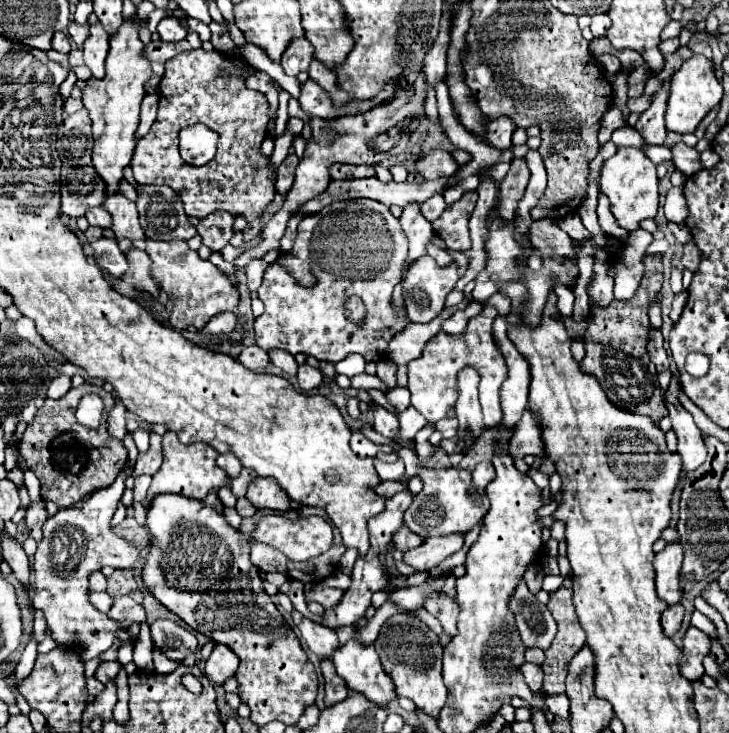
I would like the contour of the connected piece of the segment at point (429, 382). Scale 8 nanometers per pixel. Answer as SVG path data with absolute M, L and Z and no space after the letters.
M485 307L479 315L469 319L469 327L465 335L447 335L439 331L431 337L421 353L421 357L407 363L409 375L409 391L411 391L411 405L429 421L435 423L443 419L455 403L455 375L465 365L475 365L481 383L479 383L479 401L483 409L483 419L487 427L497 427L501 423L501 407L499 407L499 387L507 379L507 365L503 361L503 353L499 353L499 345L495 345L495 337L491 337L493 319L497 311L493 307Z

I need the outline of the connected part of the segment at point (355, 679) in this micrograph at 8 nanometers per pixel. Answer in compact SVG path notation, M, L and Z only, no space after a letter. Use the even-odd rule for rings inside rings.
M361 617L355 625L353 625L353 637L335 651L335 657L333 657L333 663L337 667L337 673L345 679L347 687L351 691L357 691L357 693L363 693L367 699L371 699L373 703L381 705L381 707L387 707L387 703L395 697L395 691L393 691L393 681L391 677L387 677L387 673L383 671L383 665L379 661L379 655L375 651L373 645L365 645L357 639L357 633L367 625L367 617Z

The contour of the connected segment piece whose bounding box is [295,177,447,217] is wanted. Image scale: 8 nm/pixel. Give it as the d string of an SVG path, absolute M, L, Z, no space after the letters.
M371 177L371 179L347 179L347 181L331 181L331 185L319 193L319 197L313 197L311 201L307 201L307 205L301 205L299 207L299 213L295 215L311 215L311 213L317 213L321 211L323 207L331 205L333 201L341 201L341 199L357 199L357 197L369 197L369 199L375 199L387 207L391 205L407 205L411 201L417 201L417 203L425 203L431 195L435 193L441 193L445 189L445 183L447 183L447 177L441 177L441 179L435 179L435 181L421 181L421 183L395 183L395 181L389 181L389 183L381 183L377 177Z

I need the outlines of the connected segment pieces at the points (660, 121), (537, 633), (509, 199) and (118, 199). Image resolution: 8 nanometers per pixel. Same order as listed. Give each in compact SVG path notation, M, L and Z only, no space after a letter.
M671 77L663 81L663 85L657 93L653 93L649 109L639 115L639 121L635 125L635 129L643 135L643 139L653 145L665 143L665 135L667 135L665 107L667 107L667 97L669 97L669 87L671 87L669 83L671 83Z
M519 581L509 605L515 615L515 625L521 627L523 643L527 647L547 649L555 637L557 625L547 605L535 599L535 595L527 589L525 581Z
M513 159L507 177L499 185L499 215L503 221L511 221L517 211L517 201L523 197L523 191L529 181L529 167L525 159Z
M111 195L105 199L103 207L111 213L113 217L113 231L115 231L115 239L141 239L145 237L141 225L139 225L139 213L137 213L137 205L135 201L123 197L123 195Z

